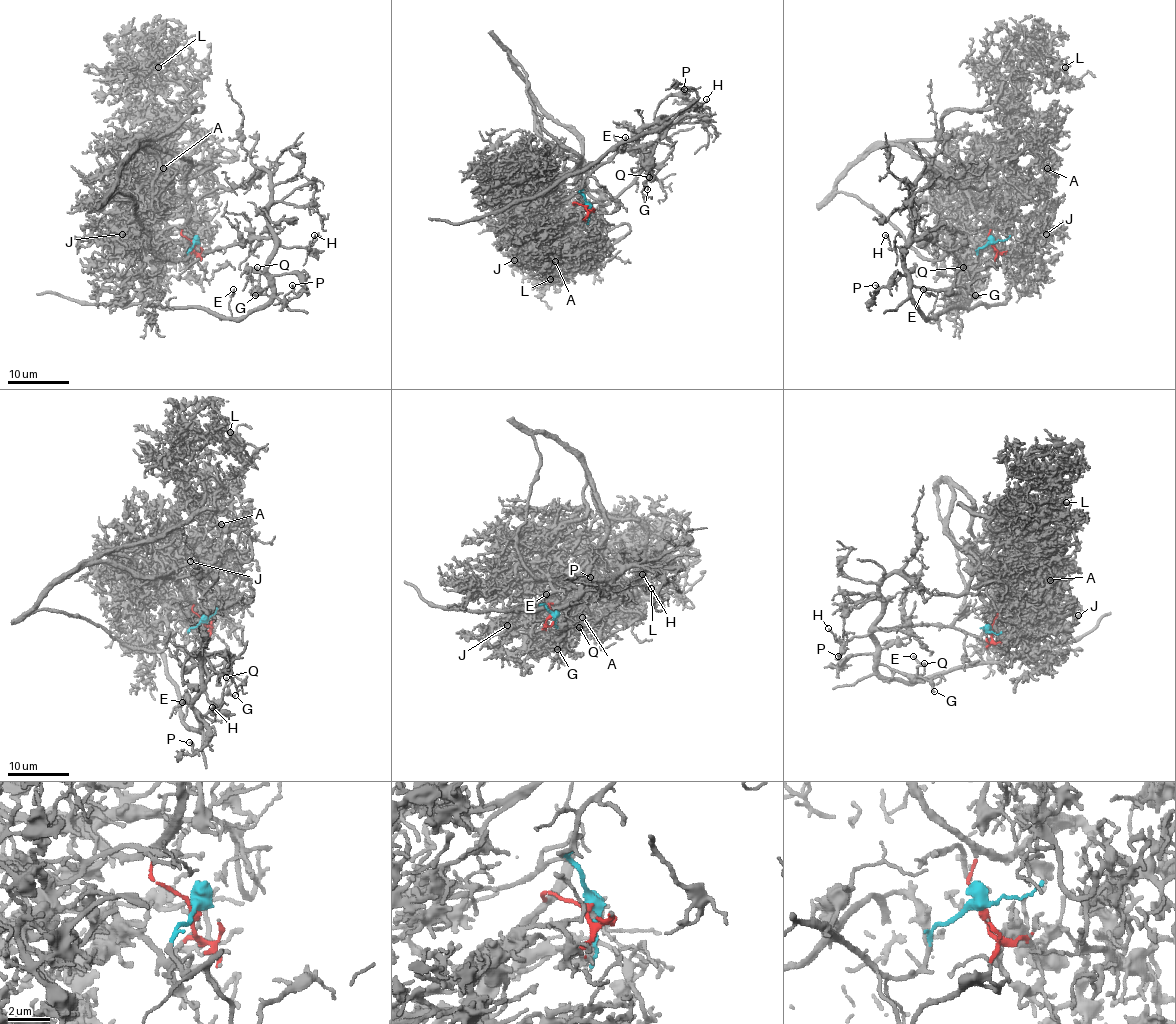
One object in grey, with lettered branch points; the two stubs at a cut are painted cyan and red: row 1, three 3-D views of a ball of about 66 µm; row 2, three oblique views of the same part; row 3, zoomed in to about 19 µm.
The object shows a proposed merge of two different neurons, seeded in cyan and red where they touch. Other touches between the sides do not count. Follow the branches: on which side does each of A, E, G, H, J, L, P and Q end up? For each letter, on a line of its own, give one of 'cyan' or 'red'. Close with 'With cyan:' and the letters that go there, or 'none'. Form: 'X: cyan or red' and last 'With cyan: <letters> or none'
A: red
E: cyan
G: cyan
H: cyan
J: red
L: red
P: cyan
Q: cyan
With cyan: E, G, H, P, Q

